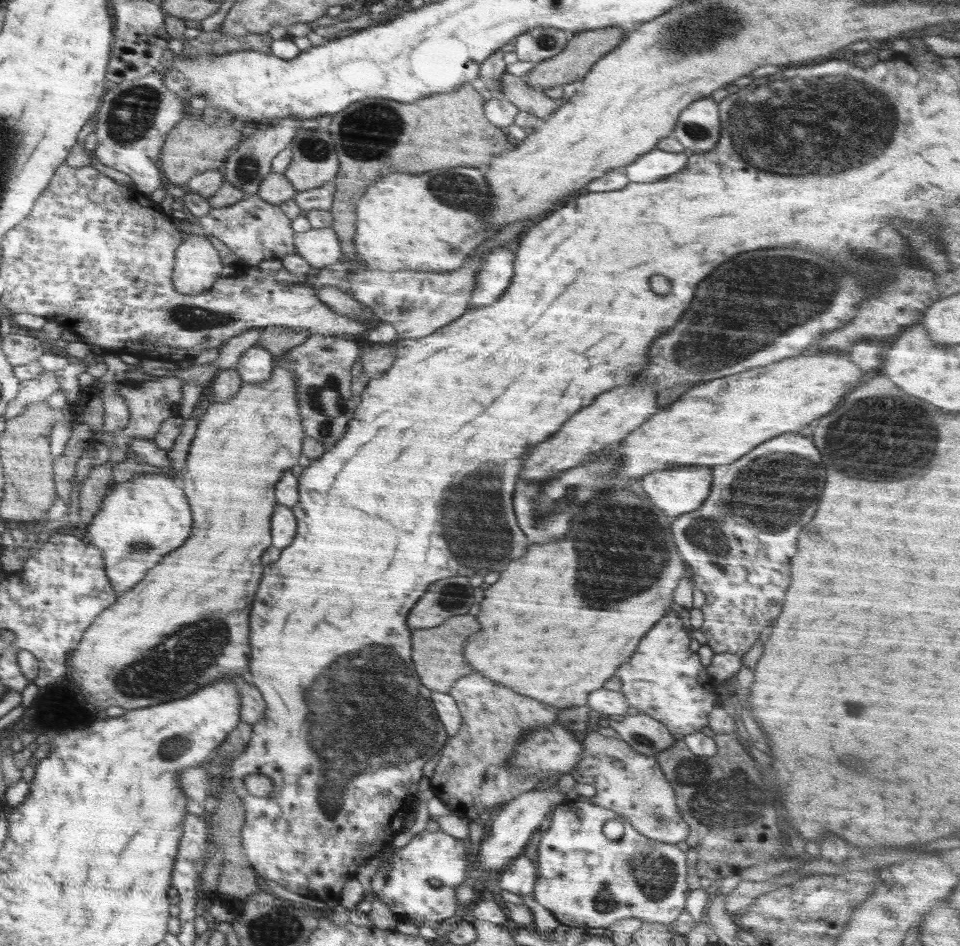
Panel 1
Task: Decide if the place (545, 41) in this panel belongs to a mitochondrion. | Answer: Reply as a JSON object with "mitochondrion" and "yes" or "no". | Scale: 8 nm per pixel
{"mitochondrion":"yes"}

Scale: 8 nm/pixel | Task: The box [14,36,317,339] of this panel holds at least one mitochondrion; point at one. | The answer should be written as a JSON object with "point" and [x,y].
{"point":[132,114]}

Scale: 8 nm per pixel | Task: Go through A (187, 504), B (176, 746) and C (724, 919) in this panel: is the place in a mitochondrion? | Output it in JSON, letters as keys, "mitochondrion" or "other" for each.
{"A":"other","B":"mitochondrion","C":"other"}

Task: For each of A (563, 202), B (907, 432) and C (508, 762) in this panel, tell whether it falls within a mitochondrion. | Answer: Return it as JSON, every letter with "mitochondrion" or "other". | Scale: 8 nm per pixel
{"A":"other","B":"mitochondrion","C":"other"}

